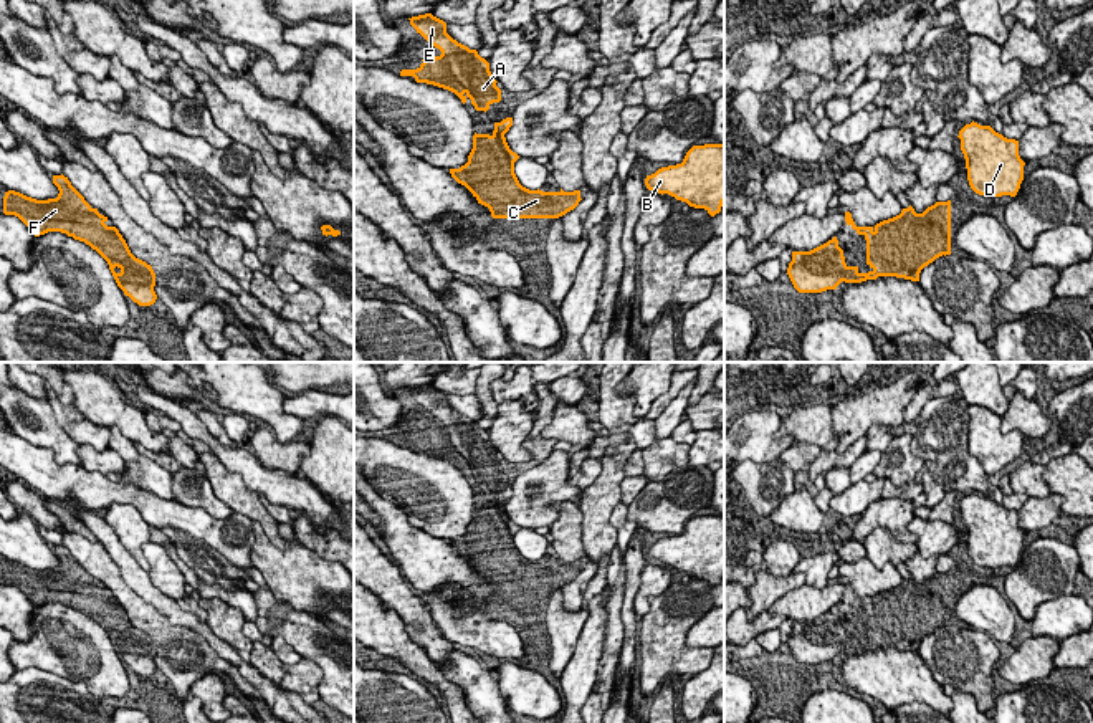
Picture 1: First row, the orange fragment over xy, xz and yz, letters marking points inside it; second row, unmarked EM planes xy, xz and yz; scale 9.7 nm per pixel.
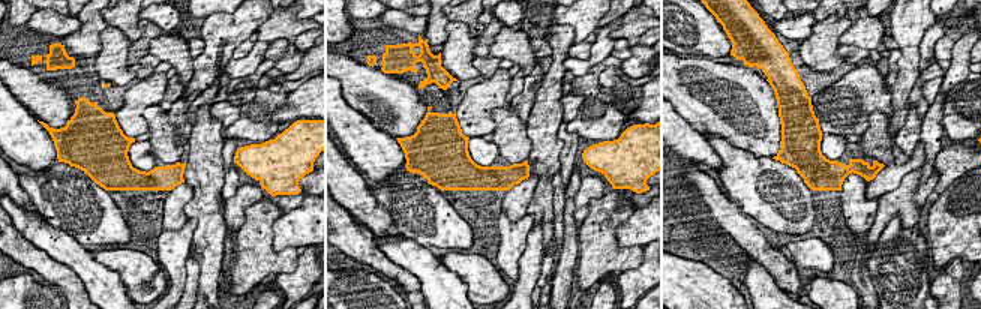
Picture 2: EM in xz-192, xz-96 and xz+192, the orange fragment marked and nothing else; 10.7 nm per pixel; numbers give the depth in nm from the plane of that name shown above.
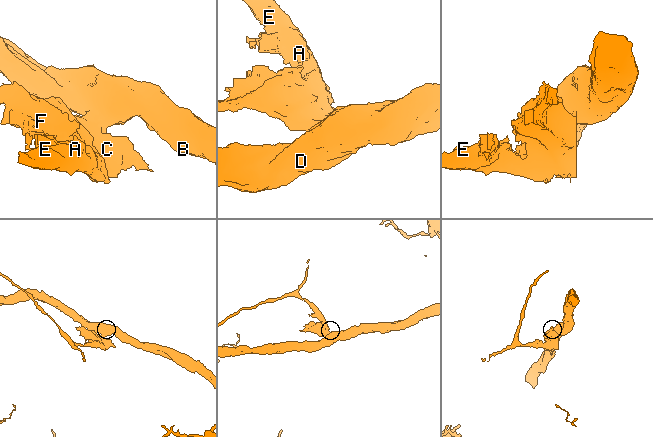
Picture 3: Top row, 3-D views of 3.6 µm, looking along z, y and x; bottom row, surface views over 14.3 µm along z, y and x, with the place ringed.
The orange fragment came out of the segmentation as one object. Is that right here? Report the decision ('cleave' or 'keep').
cleave

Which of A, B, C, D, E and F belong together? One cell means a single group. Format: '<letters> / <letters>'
A E / B C D F

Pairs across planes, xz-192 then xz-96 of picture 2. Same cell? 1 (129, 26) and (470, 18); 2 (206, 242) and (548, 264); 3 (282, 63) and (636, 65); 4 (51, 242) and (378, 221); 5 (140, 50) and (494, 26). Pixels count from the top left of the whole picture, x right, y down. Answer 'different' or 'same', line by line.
1: same
2: different
3: same
4: different
5: same

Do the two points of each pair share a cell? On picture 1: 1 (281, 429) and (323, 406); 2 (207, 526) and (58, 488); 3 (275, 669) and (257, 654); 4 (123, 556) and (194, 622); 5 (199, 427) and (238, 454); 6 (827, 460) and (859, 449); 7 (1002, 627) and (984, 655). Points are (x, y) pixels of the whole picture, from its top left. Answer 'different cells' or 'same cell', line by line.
1: different cells
2: same cell
3: same cell
4: same cell
5: same cell
6: same cell
7: different cells

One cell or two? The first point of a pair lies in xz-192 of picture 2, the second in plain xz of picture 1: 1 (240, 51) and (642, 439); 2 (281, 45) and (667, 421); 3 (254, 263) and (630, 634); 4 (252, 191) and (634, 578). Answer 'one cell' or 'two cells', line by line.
1: one cell
2: two cells
3: two cells
4: two cells

